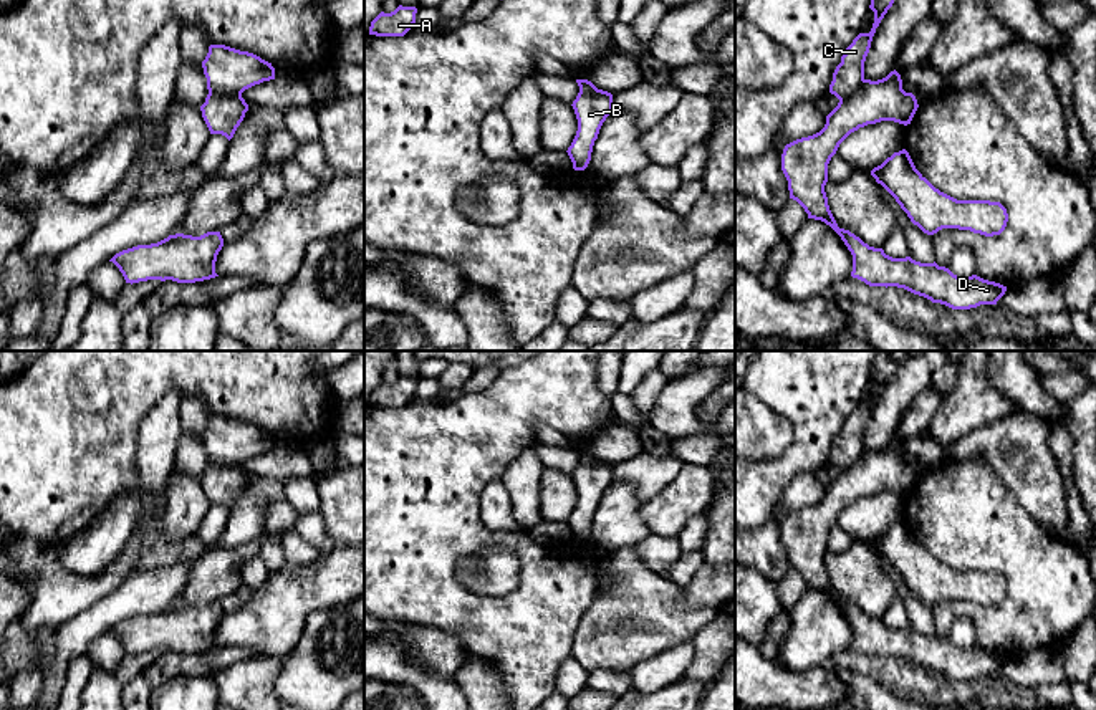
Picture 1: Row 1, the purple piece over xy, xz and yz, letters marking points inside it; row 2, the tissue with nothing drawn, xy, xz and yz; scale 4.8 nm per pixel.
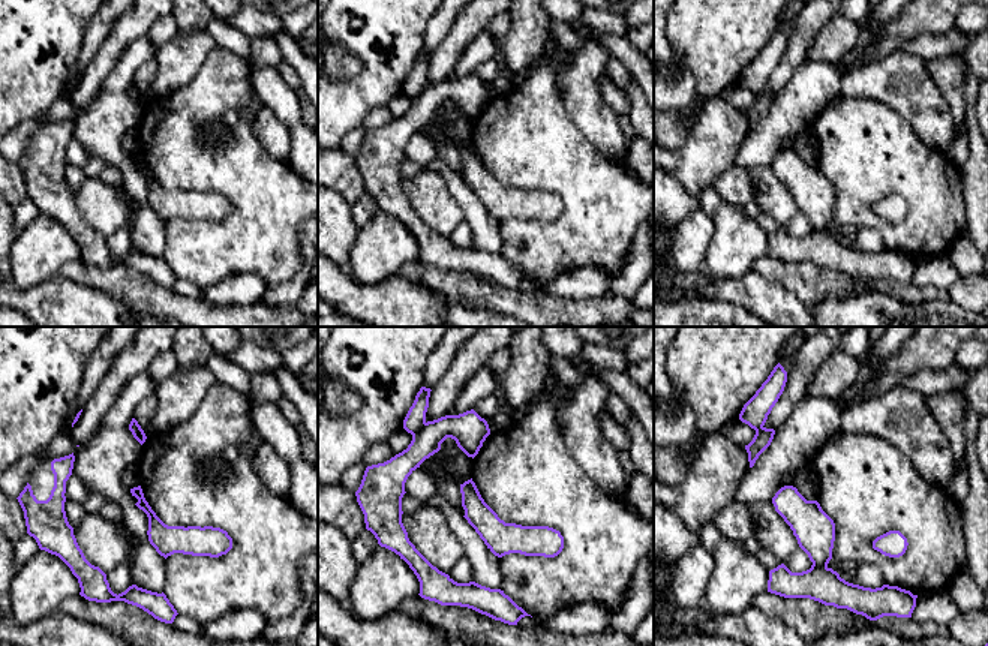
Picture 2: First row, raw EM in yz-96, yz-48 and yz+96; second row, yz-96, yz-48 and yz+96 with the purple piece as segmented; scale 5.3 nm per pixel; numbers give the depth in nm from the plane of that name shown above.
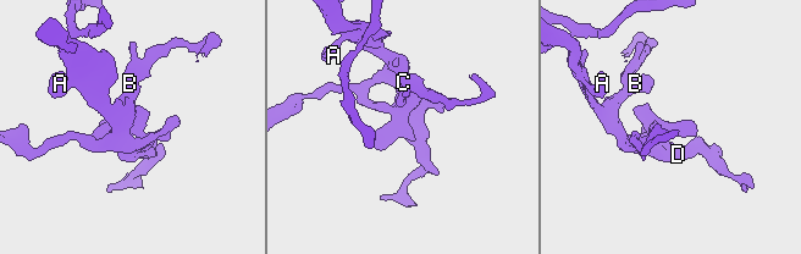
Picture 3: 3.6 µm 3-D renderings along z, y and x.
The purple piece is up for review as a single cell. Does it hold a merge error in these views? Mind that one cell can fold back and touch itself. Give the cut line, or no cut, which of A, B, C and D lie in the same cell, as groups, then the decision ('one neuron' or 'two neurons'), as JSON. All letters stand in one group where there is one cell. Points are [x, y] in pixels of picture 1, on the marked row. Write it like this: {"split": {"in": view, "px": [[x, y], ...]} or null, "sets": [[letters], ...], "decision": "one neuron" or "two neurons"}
{"split": {"in": "xy", "px": [[209, 91], [240, 95]]}, "sets": [["A", "B", "D"], ["C"]], "decision": "two neurons"}

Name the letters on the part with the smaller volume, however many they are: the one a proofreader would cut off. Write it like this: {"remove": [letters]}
{"remove": ["C"]}

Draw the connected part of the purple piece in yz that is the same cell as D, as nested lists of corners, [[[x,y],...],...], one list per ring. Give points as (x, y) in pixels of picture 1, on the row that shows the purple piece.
[[[894,70],[886,78],[864,79],[826,116],[824,127],[785,146],[781,170],[788,180],[790,199],[796,200],[808,218],[829,225],[853,255],[851,276],[869,286],[897,286],[952,309],[997,305],[1007,286],[977,275],[957,276],[949,268],[906,258],[892,258],[882,248],[864,243],[849,230],[839,228],[828,205],[824,185],[828,164],[839,144],[859,127],[881,121],[911,124],[919,104],[902,89]]]

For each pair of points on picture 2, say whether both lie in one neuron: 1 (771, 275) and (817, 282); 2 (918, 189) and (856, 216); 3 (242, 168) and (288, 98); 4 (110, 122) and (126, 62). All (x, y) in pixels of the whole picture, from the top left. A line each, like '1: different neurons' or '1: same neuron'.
1: same neuron
2: same neuron
3: different neurons
4: same neuron

